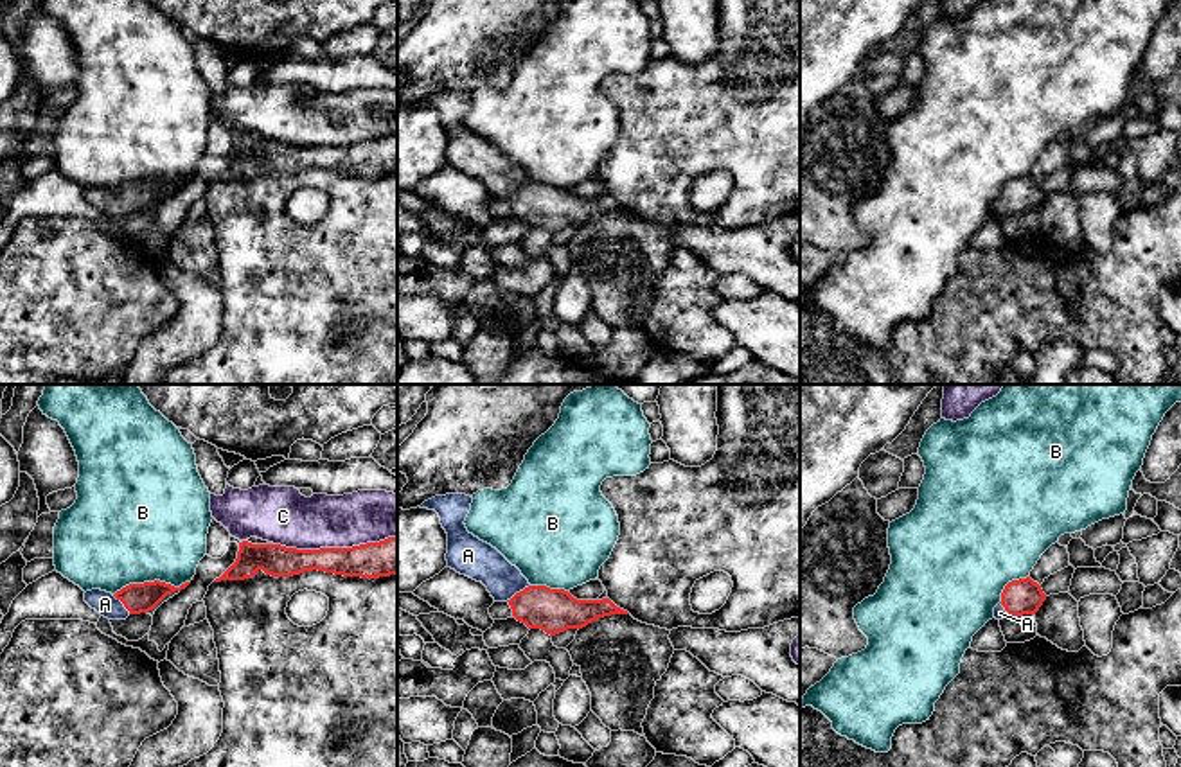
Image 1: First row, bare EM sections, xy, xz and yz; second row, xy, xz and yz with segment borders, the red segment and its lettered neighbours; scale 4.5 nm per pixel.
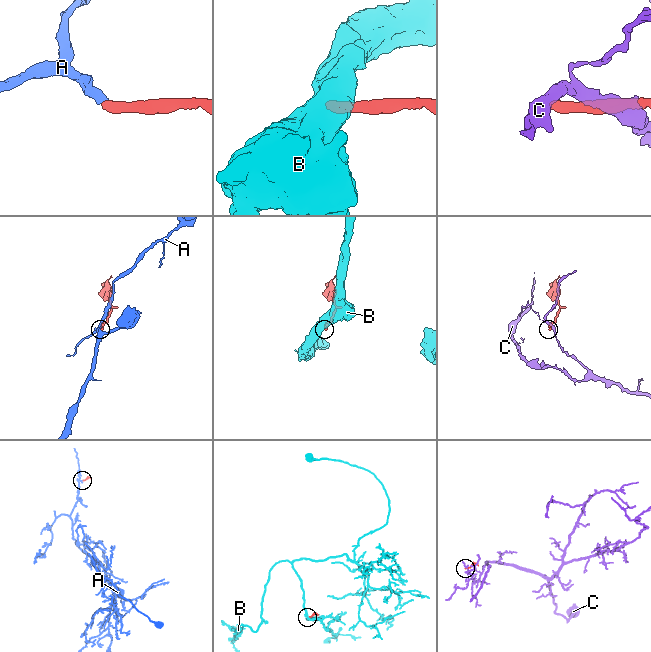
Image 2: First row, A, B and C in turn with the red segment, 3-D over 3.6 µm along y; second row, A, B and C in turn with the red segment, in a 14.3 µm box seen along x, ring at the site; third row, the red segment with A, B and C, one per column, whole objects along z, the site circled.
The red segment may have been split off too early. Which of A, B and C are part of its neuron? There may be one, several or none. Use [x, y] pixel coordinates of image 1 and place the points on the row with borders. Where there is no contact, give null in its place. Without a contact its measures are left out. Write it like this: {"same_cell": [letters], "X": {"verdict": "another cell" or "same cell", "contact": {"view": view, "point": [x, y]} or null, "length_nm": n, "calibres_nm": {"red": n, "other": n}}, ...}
{"same_cell": ["A"], "A": {"verdict": "same cell", "contact": {"view": "xz", "point": [516, 593]}, "length_nm": 130, "calibres_nm": {"red": 200, "other": 170}}, "B": {"verdict": "another cell", "contact": {"view": "xy", "point": [155, 581]}, "length_nm": 380, "calibres_nm": {"red": 130, "other": 500}}, "C": {"verdict": "another cell", "contact": {"view": "xy", "point": [335, 548]}, "length_nm": 550, "calibres_nm": {"red": 160, "other": 240}}}

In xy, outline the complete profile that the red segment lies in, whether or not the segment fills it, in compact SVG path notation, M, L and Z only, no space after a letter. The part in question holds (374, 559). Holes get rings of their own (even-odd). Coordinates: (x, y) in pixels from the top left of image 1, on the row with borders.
M397 535L352 548L320 550L243 541L235 562L214 582L252 578L259 569L271 577L293 577L313 569L361 578L390 577L397 575Z

